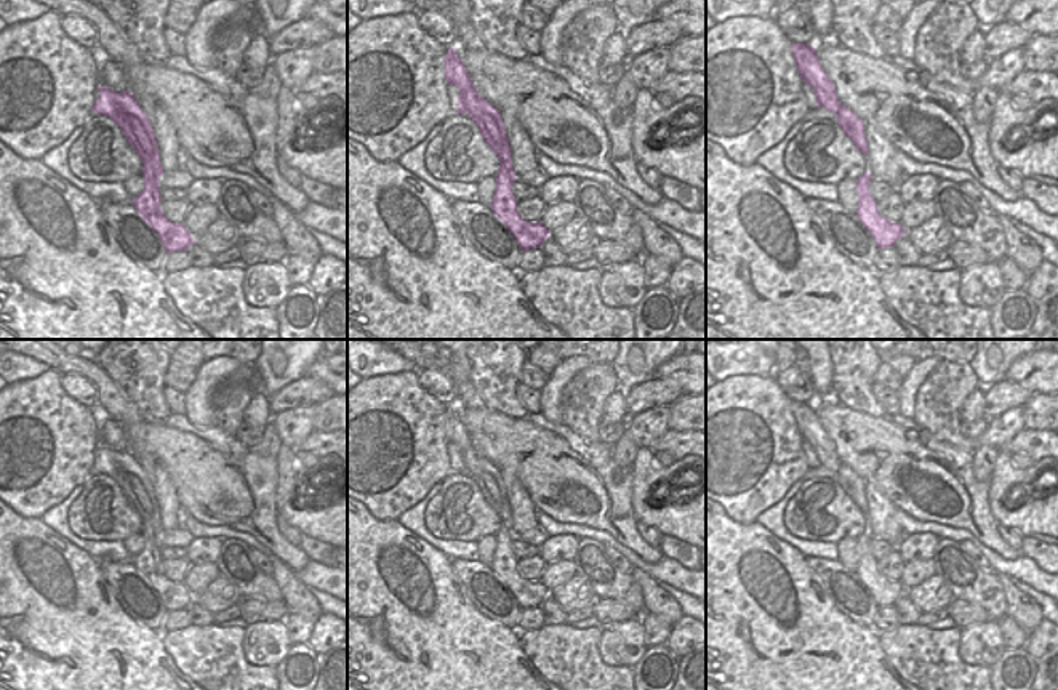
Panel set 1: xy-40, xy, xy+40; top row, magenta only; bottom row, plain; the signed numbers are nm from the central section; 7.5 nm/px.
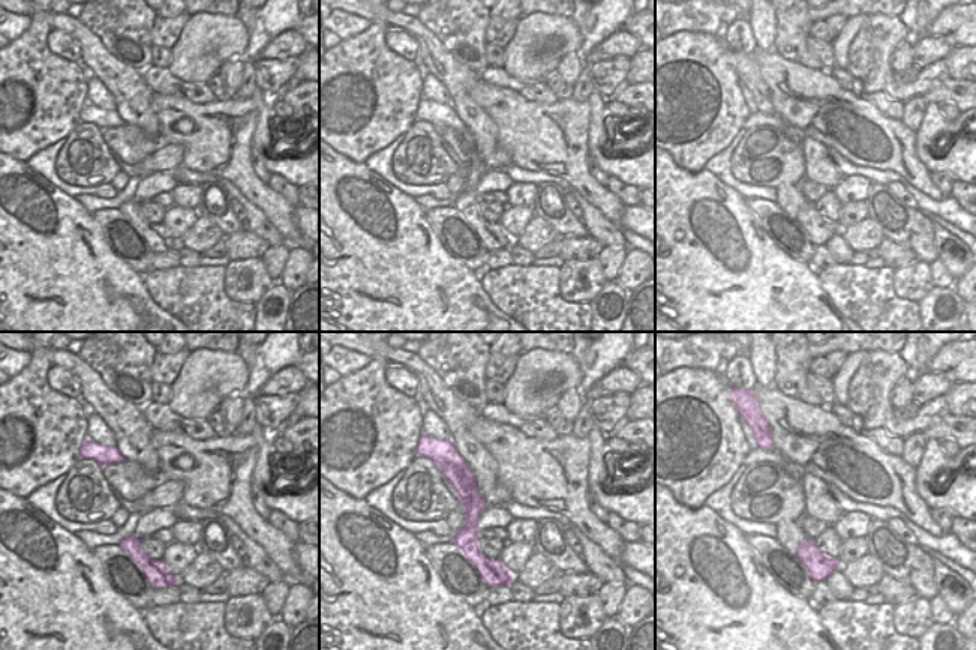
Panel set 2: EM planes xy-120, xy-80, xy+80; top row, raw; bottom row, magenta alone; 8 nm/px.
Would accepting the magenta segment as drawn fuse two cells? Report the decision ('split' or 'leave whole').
leave whole

